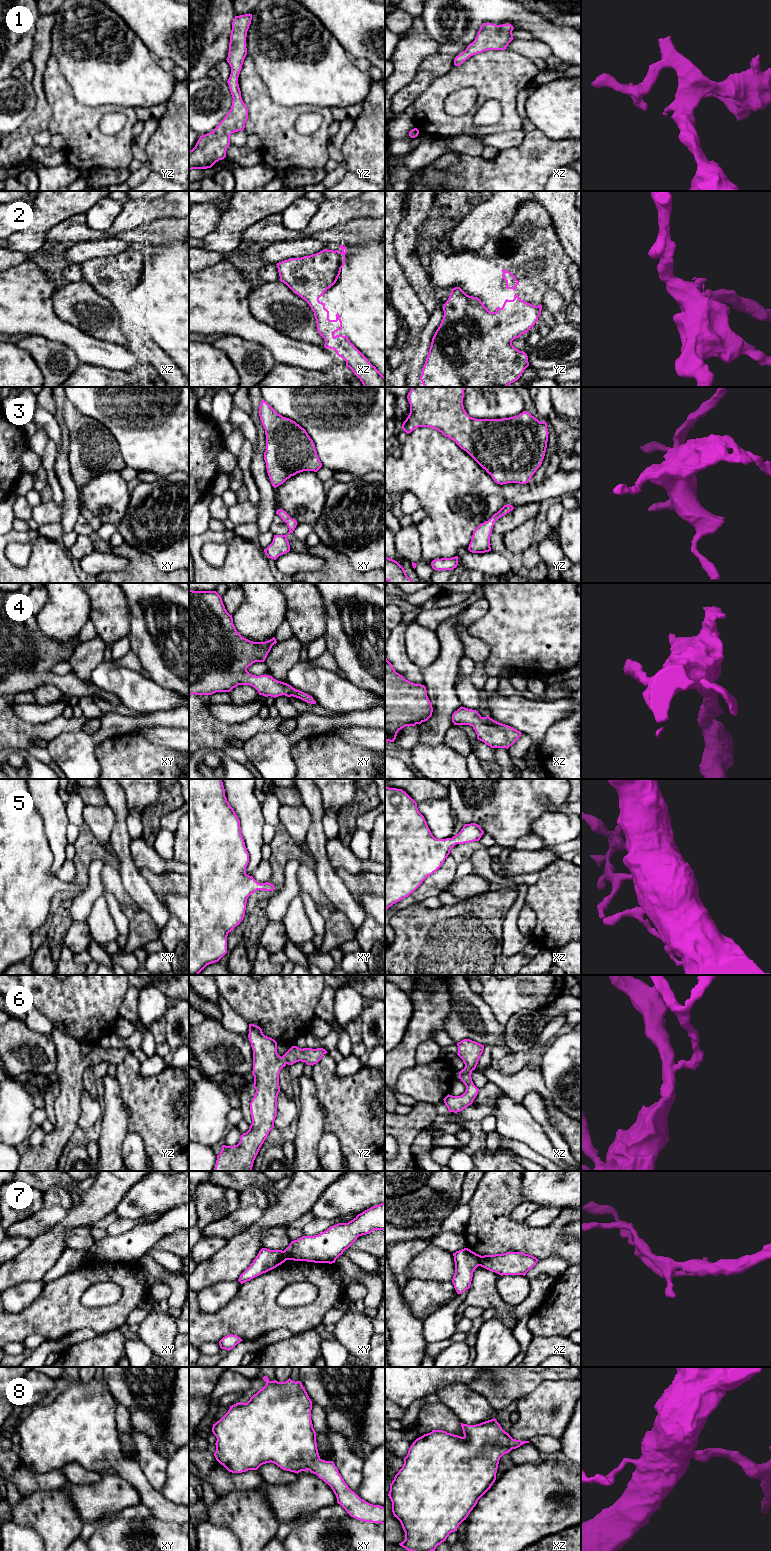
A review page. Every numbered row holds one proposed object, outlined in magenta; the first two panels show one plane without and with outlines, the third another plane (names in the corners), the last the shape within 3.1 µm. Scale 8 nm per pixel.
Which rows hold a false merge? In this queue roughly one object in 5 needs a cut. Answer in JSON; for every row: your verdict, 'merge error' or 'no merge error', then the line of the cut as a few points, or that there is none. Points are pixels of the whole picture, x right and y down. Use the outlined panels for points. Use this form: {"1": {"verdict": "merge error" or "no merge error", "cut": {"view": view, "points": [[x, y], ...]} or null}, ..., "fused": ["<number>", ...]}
{"1": {"verdict": "no merge error", "cut": null}, "2": {"verdict": "no merge error", "cut": null}, "3": {"verdict": "no merge error", "cut": null}, "4": {"verdict": "no merge error", "cut": null}, "5": {"verdict": "no merge error", "cut": null}, "6": {"verdict": "no merge error", "cut": null}, "7": {"verdict": "merge error", "cut": {"view": "xz", "points": [[482, 1256], [479, 1265]]}}, "8": {"verdict": "no merge error", "cut": null}, "fused": ["7"]}

